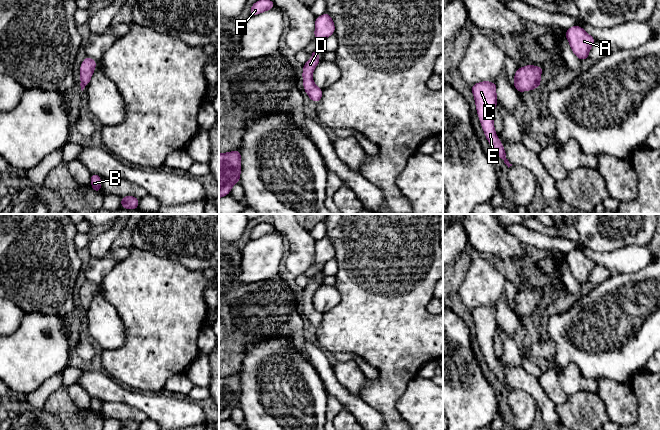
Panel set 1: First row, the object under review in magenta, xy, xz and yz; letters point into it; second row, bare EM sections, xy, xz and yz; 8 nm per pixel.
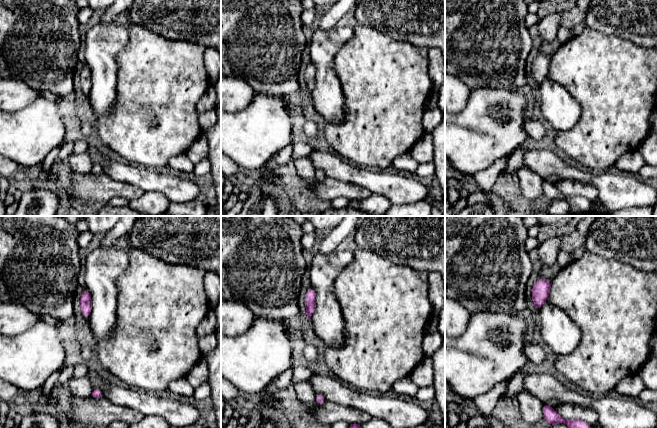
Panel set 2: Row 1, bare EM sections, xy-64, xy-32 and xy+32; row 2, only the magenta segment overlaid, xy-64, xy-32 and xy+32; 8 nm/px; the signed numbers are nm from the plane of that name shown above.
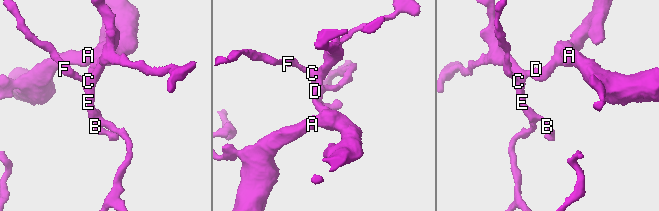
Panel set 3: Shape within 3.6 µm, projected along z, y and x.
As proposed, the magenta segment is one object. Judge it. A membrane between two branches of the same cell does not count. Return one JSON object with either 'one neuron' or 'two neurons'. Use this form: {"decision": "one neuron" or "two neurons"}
{"decision": "one neuron"}

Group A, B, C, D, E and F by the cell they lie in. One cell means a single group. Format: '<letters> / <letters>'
A B C D E F

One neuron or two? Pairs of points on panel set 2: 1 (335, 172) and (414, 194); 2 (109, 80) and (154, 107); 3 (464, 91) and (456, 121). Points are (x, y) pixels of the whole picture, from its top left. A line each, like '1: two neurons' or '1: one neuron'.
1: one neuron
2: two neurons
3: two neurons

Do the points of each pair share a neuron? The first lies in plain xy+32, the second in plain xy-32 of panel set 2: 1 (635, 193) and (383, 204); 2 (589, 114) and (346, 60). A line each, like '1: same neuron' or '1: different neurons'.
1: different neurons
2: same neuron

